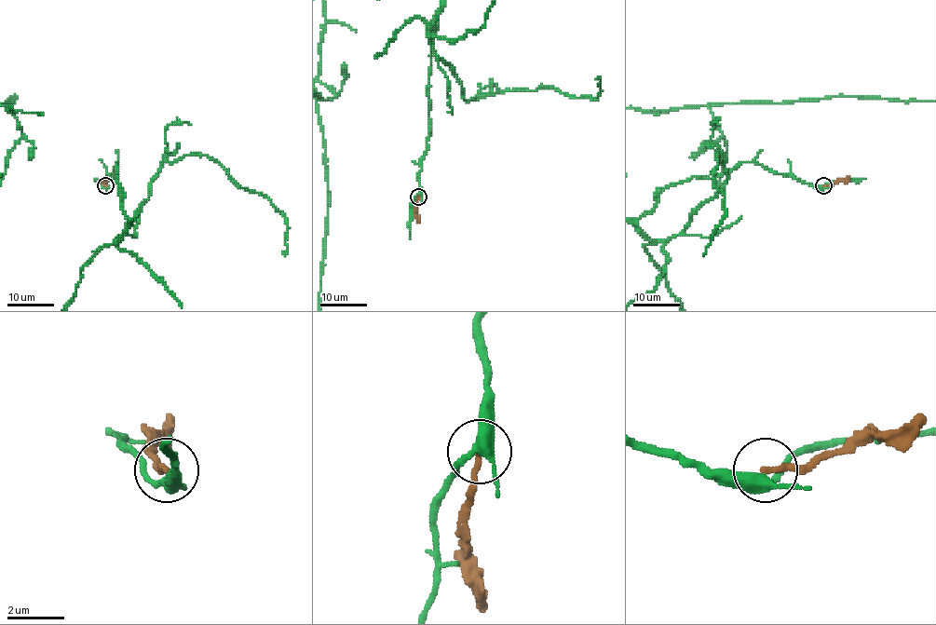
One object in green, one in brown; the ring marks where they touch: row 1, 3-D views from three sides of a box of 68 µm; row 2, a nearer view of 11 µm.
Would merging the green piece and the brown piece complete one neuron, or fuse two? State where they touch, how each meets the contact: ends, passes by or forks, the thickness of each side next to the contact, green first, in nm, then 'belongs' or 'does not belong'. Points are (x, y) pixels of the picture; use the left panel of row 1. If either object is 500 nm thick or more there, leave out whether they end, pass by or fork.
(105, 185) | green forks | brown ends | 340/200 nm | does not belong

